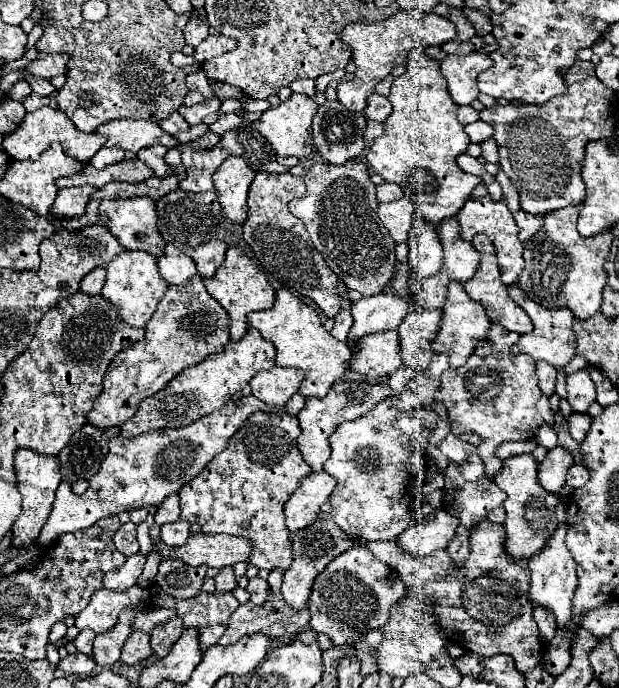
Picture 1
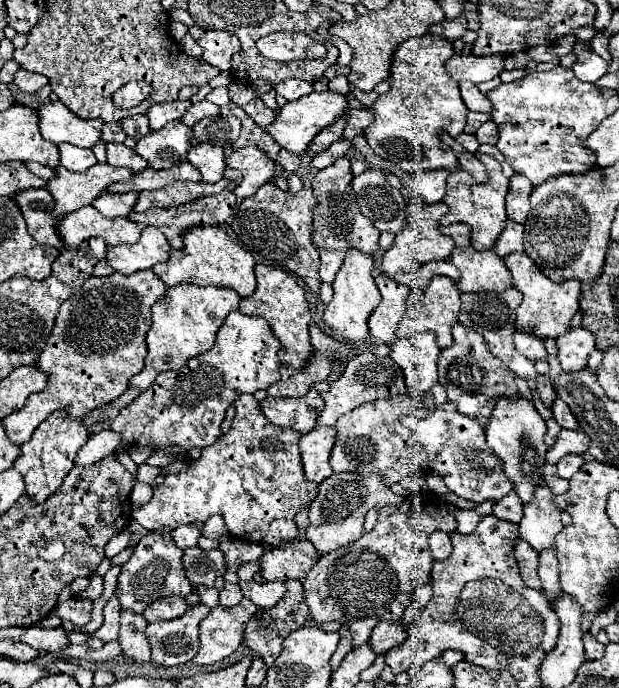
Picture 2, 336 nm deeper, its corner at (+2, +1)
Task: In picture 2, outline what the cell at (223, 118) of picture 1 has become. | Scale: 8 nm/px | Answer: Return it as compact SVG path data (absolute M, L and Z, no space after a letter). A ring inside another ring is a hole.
M200 101L200 103L194 103L194 105L186 111L186 115L182 115L180 121L182 121L184 125L192 127L196 121L200 121L200 119L204 119L204 117L212 117L212 115L220 115L220 107L214 105L214 103L210 103L210 101Z

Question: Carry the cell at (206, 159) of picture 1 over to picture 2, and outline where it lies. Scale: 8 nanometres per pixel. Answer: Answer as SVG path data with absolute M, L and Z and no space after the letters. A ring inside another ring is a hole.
M212 143L192 145L188 151L188 161L196 165L196 169L202 173L202 179L208 183L216 183L224 177L226 163L222 147L216 147Z

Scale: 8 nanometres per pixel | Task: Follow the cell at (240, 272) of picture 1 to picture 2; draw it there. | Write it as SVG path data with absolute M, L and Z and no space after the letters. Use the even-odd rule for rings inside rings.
M190 227L182 233L184 247L172 249L170 259L152 267L154 275L164 281L166 287L174 287L180 283L194 283L194 285L218 285L218 287L232 287L240 297L252 295L256 289L254 277L254 257L242 249L222 227Z

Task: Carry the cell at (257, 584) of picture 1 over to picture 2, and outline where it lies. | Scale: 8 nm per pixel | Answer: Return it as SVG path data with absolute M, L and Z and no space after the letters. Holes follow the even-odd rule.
M240 581L238 583L244 597L252 599L256 607L272 607L276 605L284 593L286 593L286 583L274 581L274 583L256 583L256 581Z

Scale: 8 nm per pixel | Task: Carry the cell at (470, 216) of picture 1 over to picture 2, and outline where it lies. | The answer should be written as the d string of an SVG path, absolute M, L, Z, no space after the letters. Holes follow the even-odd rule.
M480 151L474 153L478 159L482 159L482 163L486 165L488 169L488 181L486 183L474 183L470 185L470 179L472 175L468 175L468 171L464 169L458 169L454 171L450 177L448 177L448 183L446 183L446 195L444 195L444 203L448 205L448 213L440 219L442 225L450 225L450 223L468 223L472 227L472 233L470 233L470 243L474 249L478 251L484 251L484 249L492 249L494 241L498 239L498 235L502 233L504 225L506 225L506 209L504 209L504 197L506 197L506 191L508 191L508 177L504 177L502 169L500 169L500 163L490 157L490 155L484 155Z

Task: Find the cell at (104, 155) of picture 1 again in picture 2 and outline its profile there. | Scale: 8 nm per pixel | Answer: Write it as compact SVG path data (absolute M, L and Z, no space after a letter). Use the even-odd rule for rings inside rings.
M60 143L58 151L60 151L60 165L68 171L86 171L88 167L98 163L92 149L76 147L72 143Z

